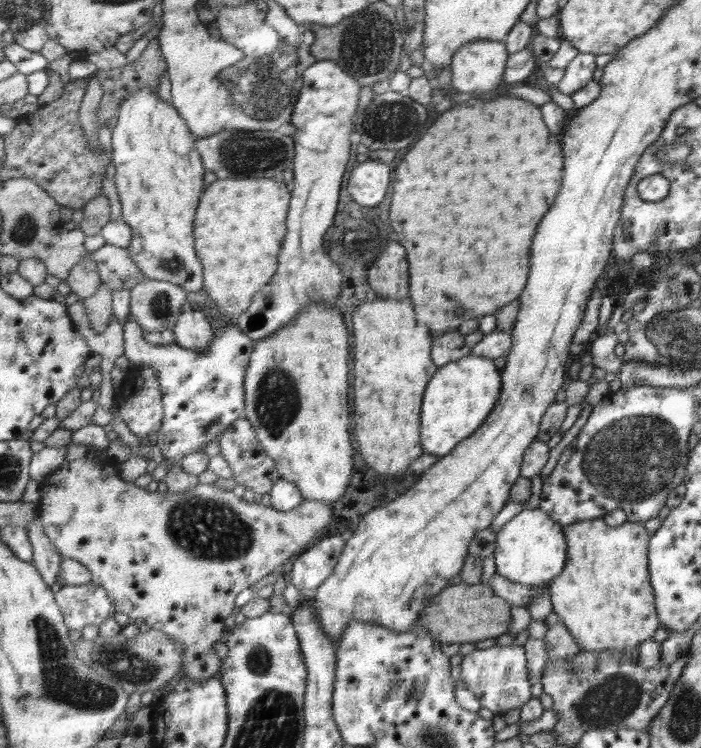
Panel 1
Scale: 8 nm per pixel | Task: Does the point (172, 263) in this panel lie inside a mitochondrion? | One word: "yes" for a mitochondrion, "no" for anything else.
yes

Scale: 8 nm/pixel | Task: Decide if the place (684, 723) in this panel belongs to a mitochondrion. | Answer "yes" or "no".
yes

